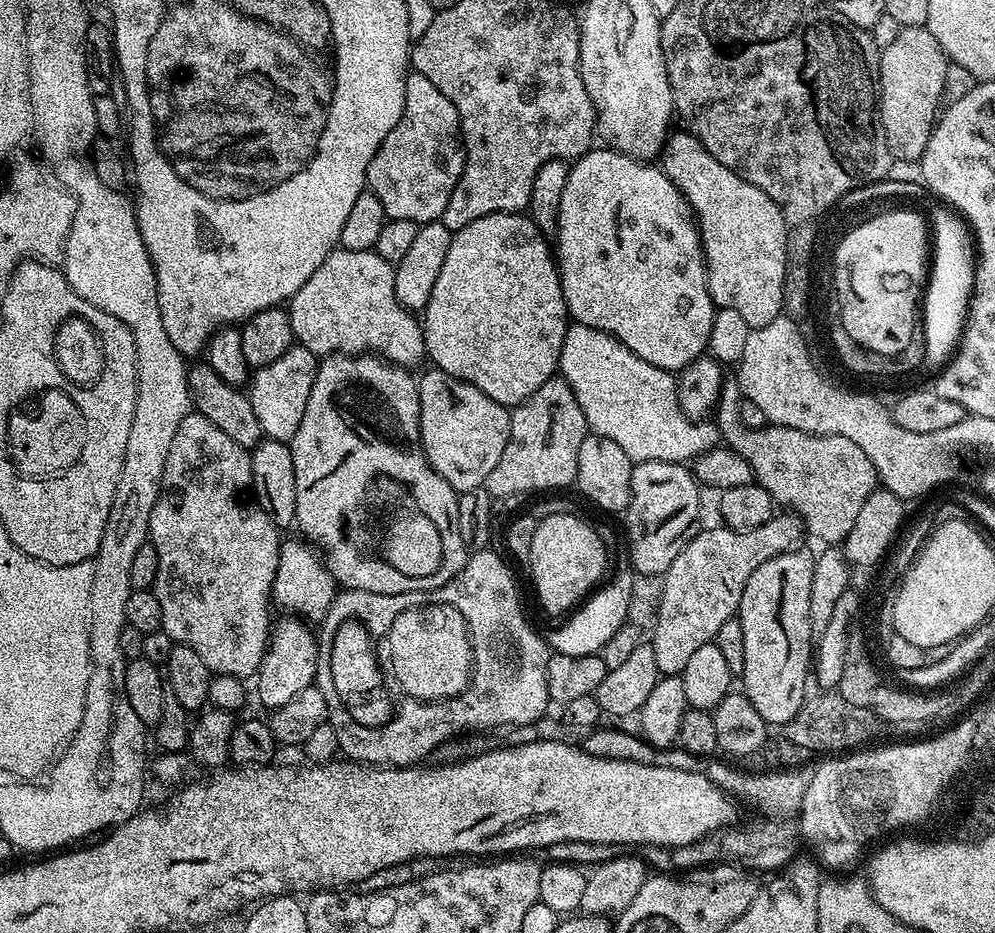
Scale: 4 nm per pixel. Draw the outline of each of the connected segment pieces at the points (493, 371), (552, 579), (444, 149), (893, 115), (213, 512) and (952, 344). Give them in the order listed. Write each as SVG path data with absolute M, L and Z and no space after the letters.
M495 212L489 216L478 218L474 222L470 222L470 226L462 226L462 230L455 232L450 242L450 250L446 250L446 262L442 262L438 282L434 282L434 291L430 294L430 302L422 309L424 350L427 359L432 360L431 363L446 374L450 374L459 380L465 380L467 384L473 384L475 388L482 390L490 398L494 398L494 402L505 406L523 404L547 380L551 380L557 375L560 366L562 342L568 333L569 323L568 307L562 294L560 270L554 259L553 249L550 247L544 233L536 229L536 223L532 221L531 216L520 212Z
M556 512L553 516L541 519L534 530L534 542L530 542L530 554L527 567L532 567L532 584L536 587L536 596L540 604L556 616L559 612L575 609L605 579L604 567L610 560L610 553L603 548L601 538L595 533L593 525L572 512Z
M415 70L409 71L406 78L406 98L402 118L398 118L398 126L386 134L382 146L370 158L367 191L373 192L382 202L382 210L389 220L406 218L415 224L430 224L439 221L450 202L450 194L454 194L454 186L459 182L464 173L464 137L460 135L460 115L454 110L454 102Z
M926 26L901 28L898 38L894 38L890 46L882 49L878 81L878 128L882 133L884 143L888 145L893 161L912 160L916 162L926 150L926 142L930 142L932 128L942 108L943 82L949 63L948 55L942 50L942 46L938 46L938 38L934 38L934 34L930 34Z
M189 411L186 418L182 418L178 430L174 433L174 442L170 442L170 454L166 454L166 466L160 483L160 493L154 502L154 510L150 510L150 522L148 523L148 540L158 550L158 578L154 585L154 591L158 598L158 606L162 606L162 630L170 634L173 644L190 646L210 671L218 676L233 676L239 680L247 681L255 677L260 670L260 663L264 657L264 650L268 647L270 639L270 623L268 624L268 604L273 603L272 587L274 578L278 574L278 558L280 557L280 545L282 536L278 529L266 518L266 514L256 504L256 498L252 495L252 457L249 449L238 446L231 438L226 438L210 418L206 418L200 412Z
M938 204L930 216L932 259L928 281L922 298L921 324L925 330L923 365L939 369L951 359L959 345L967 321L968 301L972 297L976 250L967 223L949 207Z

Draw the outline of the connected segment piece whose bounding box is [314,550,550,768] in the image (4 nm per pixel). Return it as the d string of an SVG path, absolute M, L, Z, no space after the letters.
M476 550L469 555L464 563L464 569L450 582L446 582L440 589L444 600L450 600L464 611L468 637L472 641L472 674L470 692L474 698L461 697L453 706L451 712L444 710L445 705L440 702L428 704L418 711L406 710L399 718L395 717L387 726L367 728L352 720L350 714L343 706L342 699L334 688L333 675L331 674L330 658L331 647L326 642L318 643L318 670L314 687L320 691L322 698L326 698L328 707L327 723L336 731L339 751L349 760L362 764L377 766L395 766L406 768L419 765L443 740L458 733L462 729L482 730L492 728L495 724L503 726L520 727L523 724L533 725L536 720L546 716L550 708L548 691L546 690L546 666L550 649L543 635L532 629L530 621L524 617L524 608L520 605L520 592L516 589L516 580L508 569L508 564L493 550Z

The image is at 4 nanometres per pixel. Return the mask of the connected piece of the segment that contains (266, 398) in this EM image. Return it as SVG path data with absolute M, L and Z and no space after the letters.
M294 346L282 354L270 366L255 369L250 376L250 387L247 389L258 417L258 426L262 426L265 437L270 440L290 442L298 434L298 425L306 410L306 401L310 399L310 390L314 390L314 378L318 367L318 358L310 350Z

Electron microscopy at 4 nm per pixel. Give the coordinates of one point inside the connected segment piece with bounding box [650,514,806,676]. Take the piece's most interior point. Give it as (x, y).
(702, 589)

